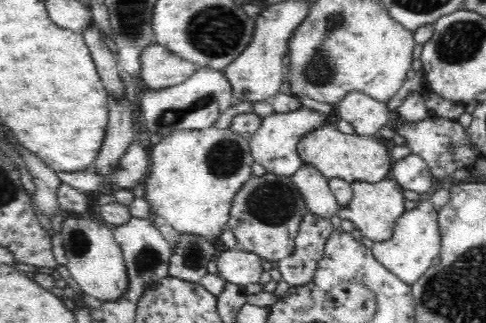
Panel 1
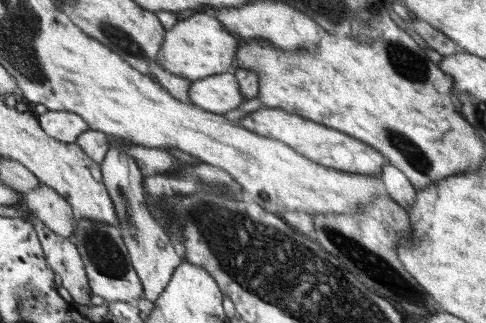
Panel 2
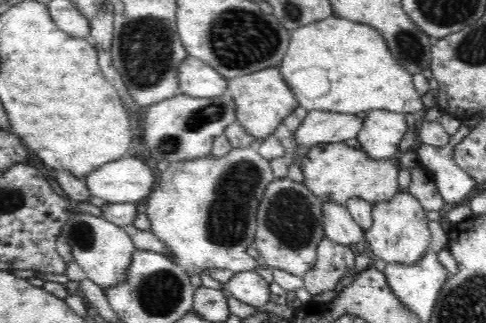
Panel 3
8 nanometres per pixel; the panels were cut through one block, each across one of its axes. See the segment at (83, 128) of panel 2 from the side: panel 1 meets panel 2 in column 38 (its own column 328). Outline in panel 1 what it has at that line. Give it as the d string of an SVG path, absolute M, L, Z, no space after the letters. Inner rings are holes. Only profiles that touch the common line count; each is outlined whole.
M300 108L300 110L288 112L288 114L270 114L270 116L266 116L262 120L262 126L256 130L256 134L252 134L252 138L248 138L254 162L262 164L268 170L268 174L292 178L292 174L296 174L296 170L300 170L300 166L302 166L302 158L298 154L298 144L300 144L298 140L306 132L326 124L326 120L332 120L332 118L334 116L320 114L320 112L310 110L310 108Z

